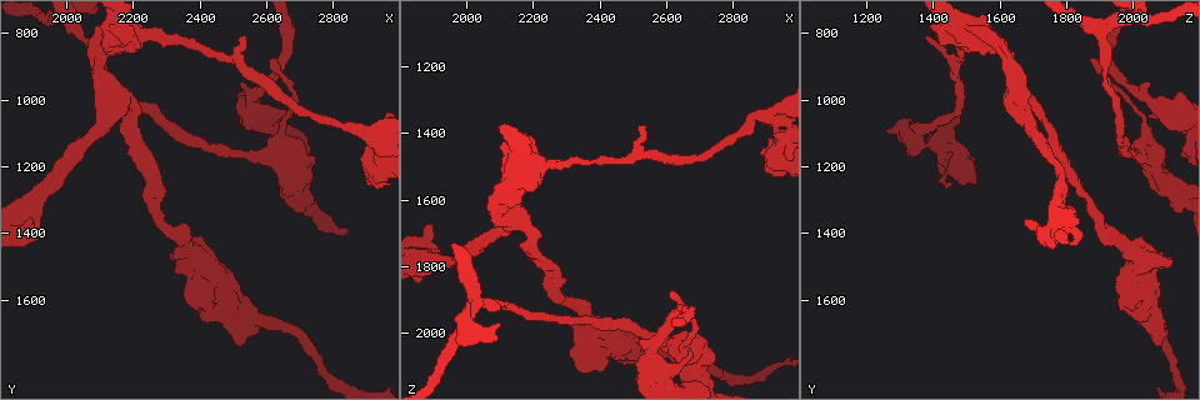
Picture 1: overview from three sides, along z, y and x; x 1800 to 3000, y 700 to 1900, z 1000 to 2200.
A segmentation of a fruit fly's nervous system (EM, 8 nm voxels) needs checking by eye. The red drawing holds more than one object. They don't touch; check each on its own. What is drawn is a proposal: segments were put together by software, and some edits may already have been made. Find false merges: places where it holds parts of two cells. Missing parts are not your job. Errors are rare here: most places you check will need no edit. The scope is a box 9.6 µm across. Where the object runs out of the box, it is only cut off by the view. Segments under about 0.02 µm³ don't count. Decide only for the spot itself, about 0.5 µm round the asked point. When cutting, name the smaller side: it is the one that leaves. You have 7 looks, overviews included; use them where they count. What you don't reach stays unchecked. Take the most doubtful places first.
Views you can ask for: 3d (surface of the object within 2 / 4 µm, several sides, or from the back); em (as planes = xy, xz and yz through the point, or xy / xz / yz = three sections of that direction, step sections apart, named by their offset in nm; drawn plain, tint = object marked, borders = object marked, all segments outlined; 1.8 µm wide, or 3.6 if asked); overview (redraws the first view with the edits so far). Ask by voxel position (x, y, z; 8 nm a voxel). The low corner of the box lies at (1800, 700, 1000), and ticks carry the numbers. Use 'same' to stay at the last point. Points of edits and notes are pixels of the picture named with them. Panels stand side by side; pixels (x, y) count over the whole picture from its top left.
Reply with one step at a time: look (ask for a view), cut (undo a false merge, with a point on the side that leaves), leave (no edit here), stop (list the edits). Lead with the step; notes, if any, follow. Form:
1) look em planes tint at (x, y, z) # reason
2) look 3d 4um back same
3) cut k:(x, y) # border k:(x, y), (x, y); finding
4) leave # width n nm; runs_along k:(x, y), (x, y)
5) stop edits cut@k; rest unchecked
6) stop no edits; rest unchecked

look em 3.6um xy step 8 borders at (2640, 1120, 2030) # thin arm on a thick one

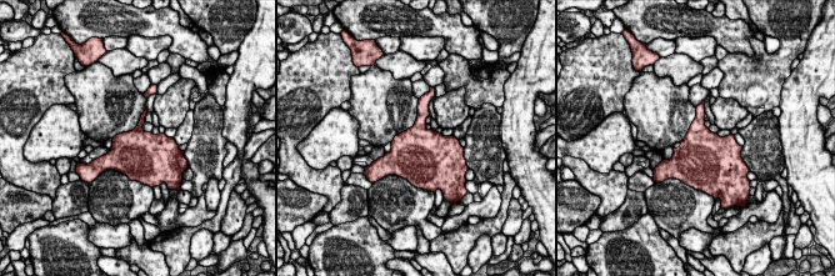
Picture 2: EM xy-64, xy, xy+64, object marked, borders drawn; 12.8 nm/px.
look em 3.6um planes borders same # cut it another way

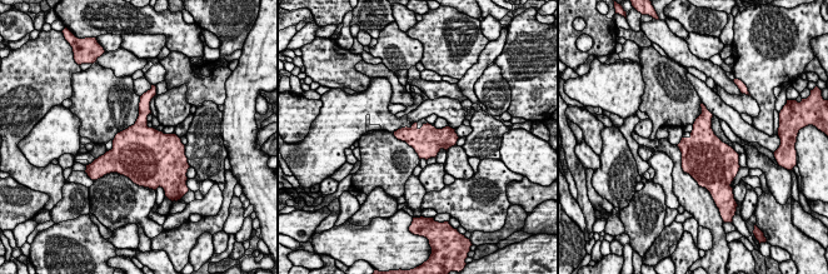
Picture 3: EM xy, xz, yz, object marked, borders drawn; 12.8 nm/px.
leave # width 400 nm; one cell here

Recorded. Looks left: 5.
look em xz step 4 borders at (2930, 1120, 1340) # three arms meet

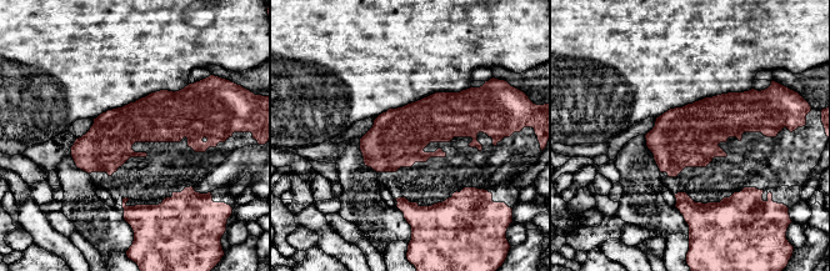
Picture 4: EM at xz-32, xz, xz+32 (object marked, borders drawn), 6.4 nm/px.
leave # runs_along 4:(205, 129), (123, 126), (74, 154); continuous, no second cell

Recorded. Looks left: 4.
look 3d 4um at (2160, 780, 1470) # sudden change in width

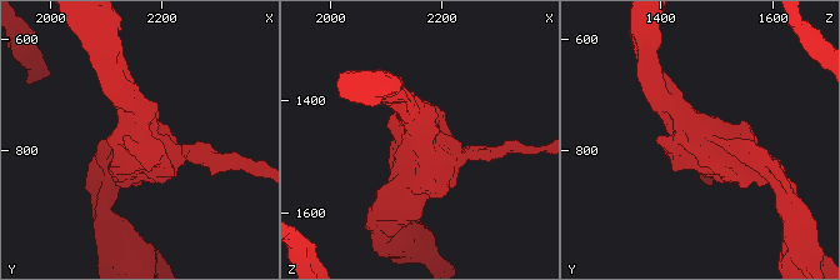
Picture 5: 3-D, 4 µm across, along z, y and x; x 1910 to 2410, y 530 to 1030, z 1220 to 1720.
look em planes plain at (2165, 780, 1470)

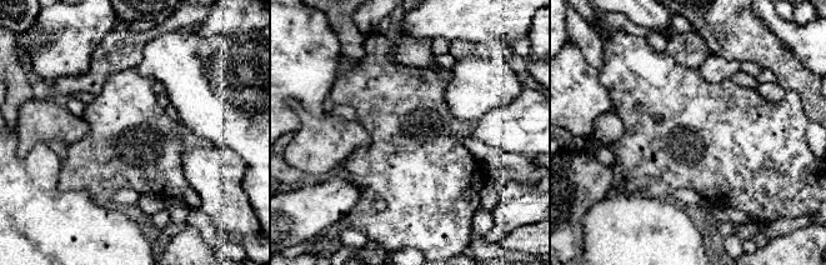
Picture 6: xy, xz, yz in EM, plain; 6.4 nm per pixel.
look em planes tint same # where the object lies

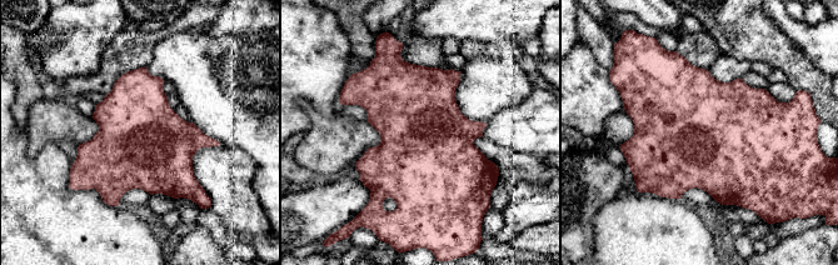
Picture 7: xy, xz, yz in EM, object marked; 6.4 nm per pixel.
leave # one cell here

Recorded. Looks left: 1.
stop no edits; rest unchecked

